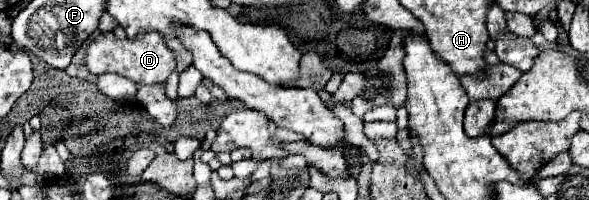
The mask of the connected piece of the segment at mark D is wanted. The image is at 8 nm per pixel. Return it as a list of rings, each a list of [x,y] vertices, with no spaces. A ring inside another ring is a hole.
[[[101,33],[95,41],[91,41],[85,57],[85,65],[91,73],[119,73],[123,77],[133,79],[135,83],[163,83],[175,71],[175,55],[165,45],[165,39],[159,33],[143,33],[137,39],[117,39],[113,33]]]

